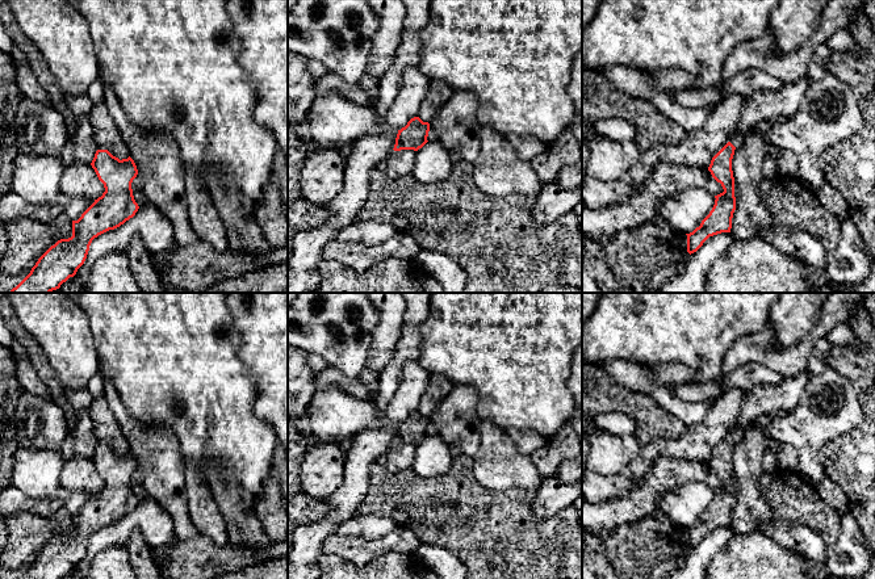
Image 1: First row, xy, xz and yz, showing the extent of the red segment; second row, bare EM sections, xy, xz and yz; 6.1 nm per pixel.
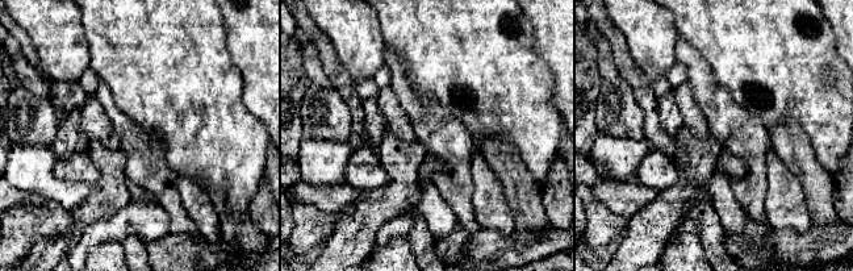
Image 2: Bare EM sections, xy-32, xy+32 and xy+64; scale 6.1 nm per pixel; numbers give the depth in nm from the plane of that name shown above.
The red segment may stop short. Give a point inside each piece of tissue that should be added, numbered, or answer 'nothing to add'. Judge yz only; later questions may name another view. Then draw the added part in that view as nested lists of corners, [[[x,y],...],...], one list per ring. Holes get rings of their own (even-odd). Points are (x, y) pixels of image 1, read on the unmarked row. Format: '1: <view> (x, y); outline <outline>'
1: yz (763, 420); outline [[[776,411],[776,412],[773,412],[773,414],[766,414],[766,415],[757,416],[746,427],[740,428],[740,429],[733,429],[733,432],[730,433],[730,437],[736,442],[738,442],[744,439],[744,435],[748,429],[752,429],[754,427],[759,427],[762,429],[766,429],[773,420],[775,420],[778,418],[782,418],[784,415],[786,414],[783,411]]]

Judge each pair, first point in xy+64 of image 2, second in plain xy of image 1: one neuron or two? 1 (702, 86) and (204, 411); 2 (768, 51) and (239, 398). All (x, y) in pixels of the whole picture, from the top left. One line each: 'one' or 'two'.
1: two
2: one

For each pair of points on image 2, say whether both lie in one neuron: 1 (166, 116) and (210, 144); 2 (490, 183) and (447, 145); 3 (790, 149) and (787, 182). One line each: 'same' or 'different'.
1: same
2: different
3: different

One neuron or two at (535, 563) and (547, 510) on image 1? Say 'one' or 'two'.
two

